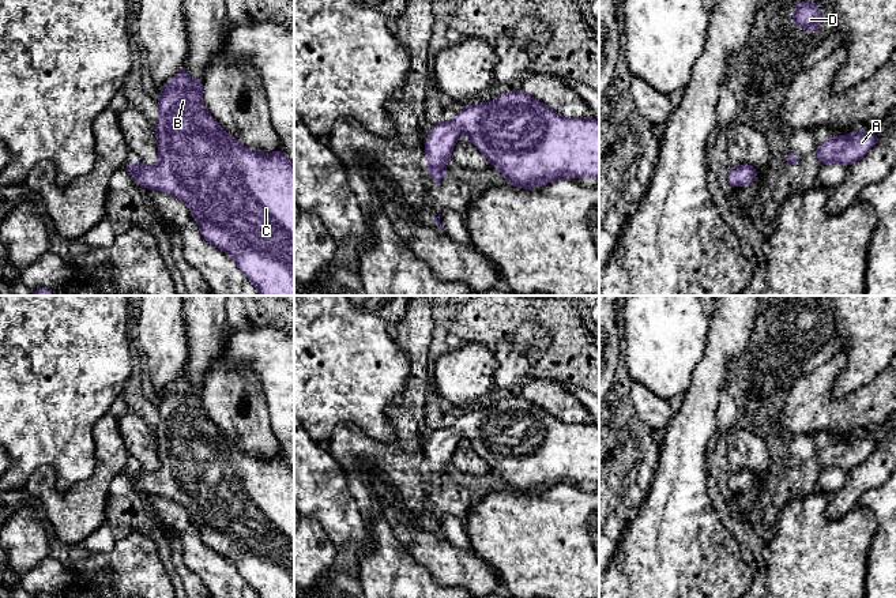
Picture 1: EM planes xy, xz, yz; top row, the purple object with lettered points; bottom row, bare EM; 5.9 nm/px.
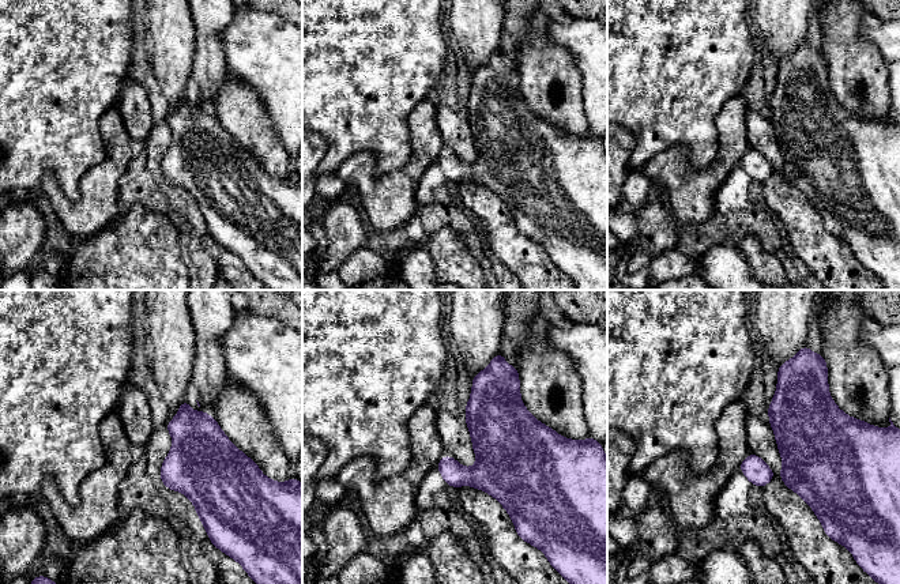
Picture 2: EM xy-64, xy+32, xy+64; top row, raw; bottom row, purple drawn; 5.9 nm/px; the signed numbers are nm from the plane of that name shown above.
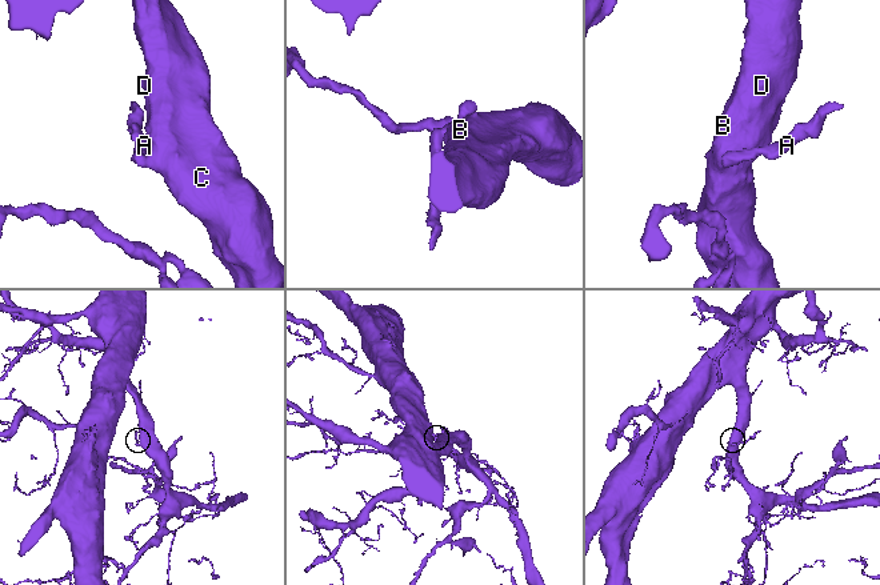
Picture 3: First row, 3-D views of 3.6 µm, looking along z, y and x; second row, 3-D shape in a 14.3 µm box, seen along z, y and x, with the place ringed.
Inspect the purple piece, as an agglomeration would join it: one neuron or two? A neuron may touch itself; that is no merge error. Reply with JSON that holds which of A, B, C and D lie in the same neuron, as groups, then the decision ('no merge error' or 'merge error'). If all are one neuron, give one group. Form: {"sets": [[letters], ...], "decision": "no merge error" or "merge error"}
{"sets": [["A", "B", "C", "D"]], "decision": "no merge error"}

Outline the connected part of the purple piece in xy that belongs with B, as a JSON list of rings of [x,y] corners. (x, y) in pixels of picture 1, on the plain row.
[[[185,372],[166,387],[158,402],[159,422],[154,430],[159,467],[148,473],[132,463],[127,470],[132,486],[182,505],[192,516],[203,544],[229,558],[260,598],[294,598],[294,470],[281,452],[264,459],[246,454],[226,439],[204,414],[202,394],[203,384],[189,383]]]

